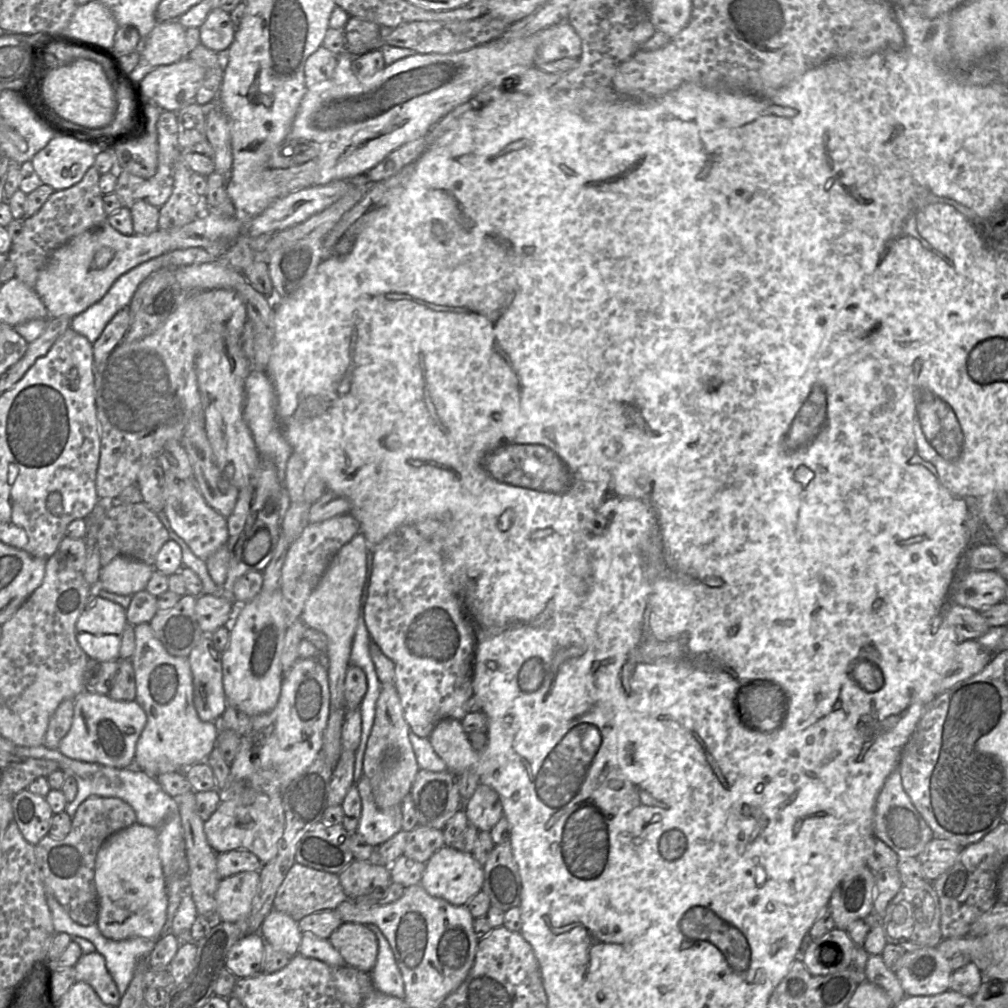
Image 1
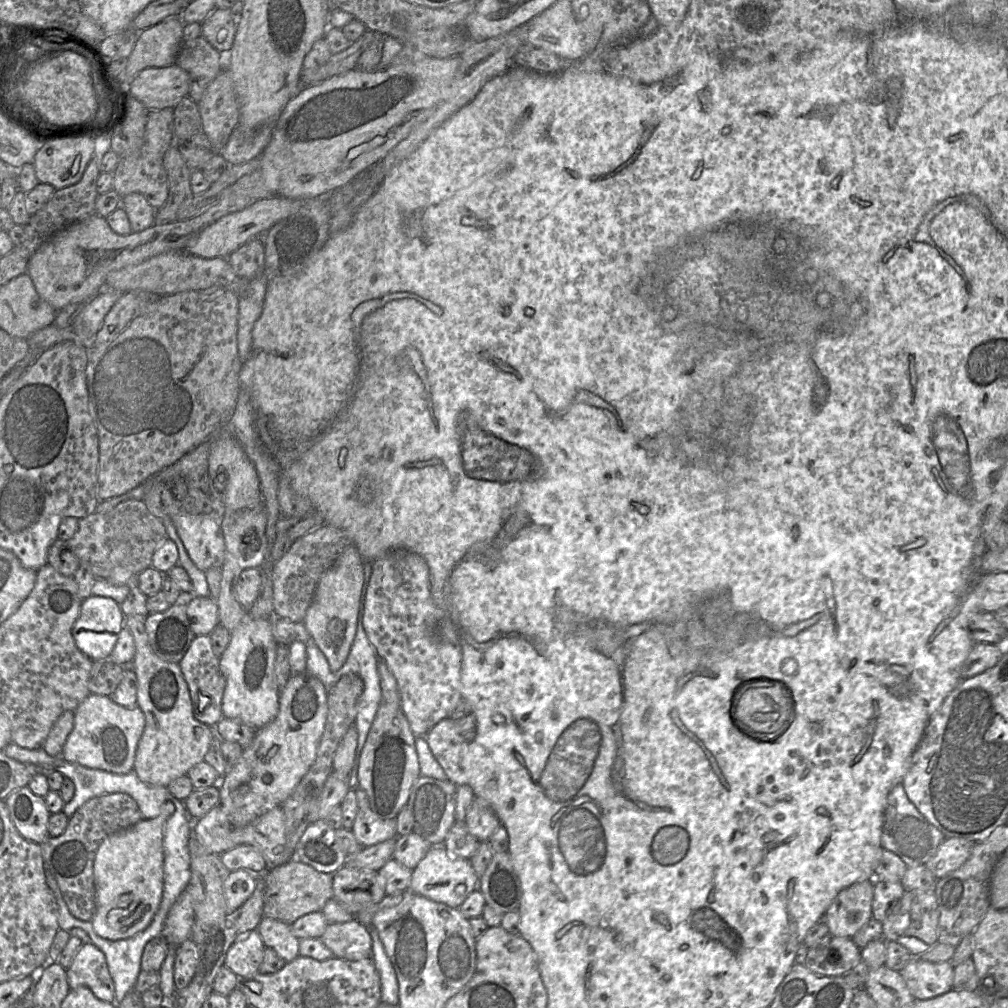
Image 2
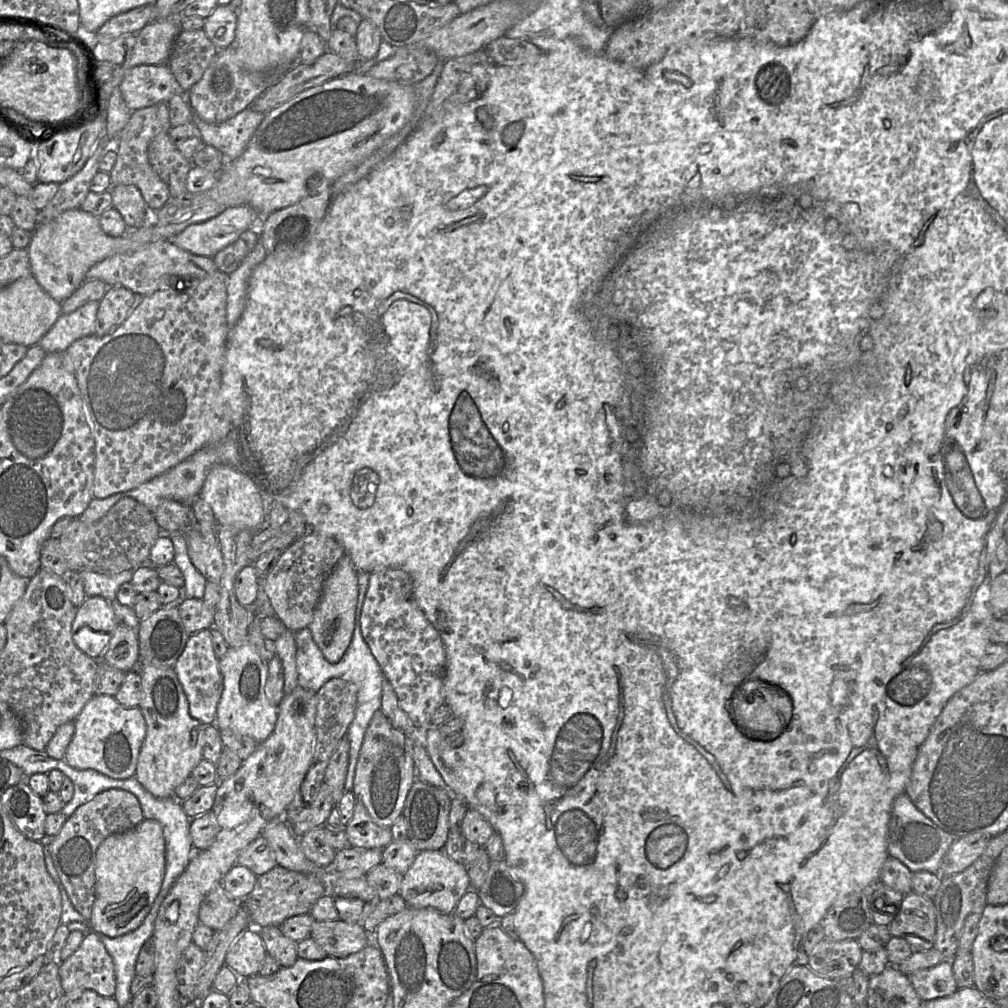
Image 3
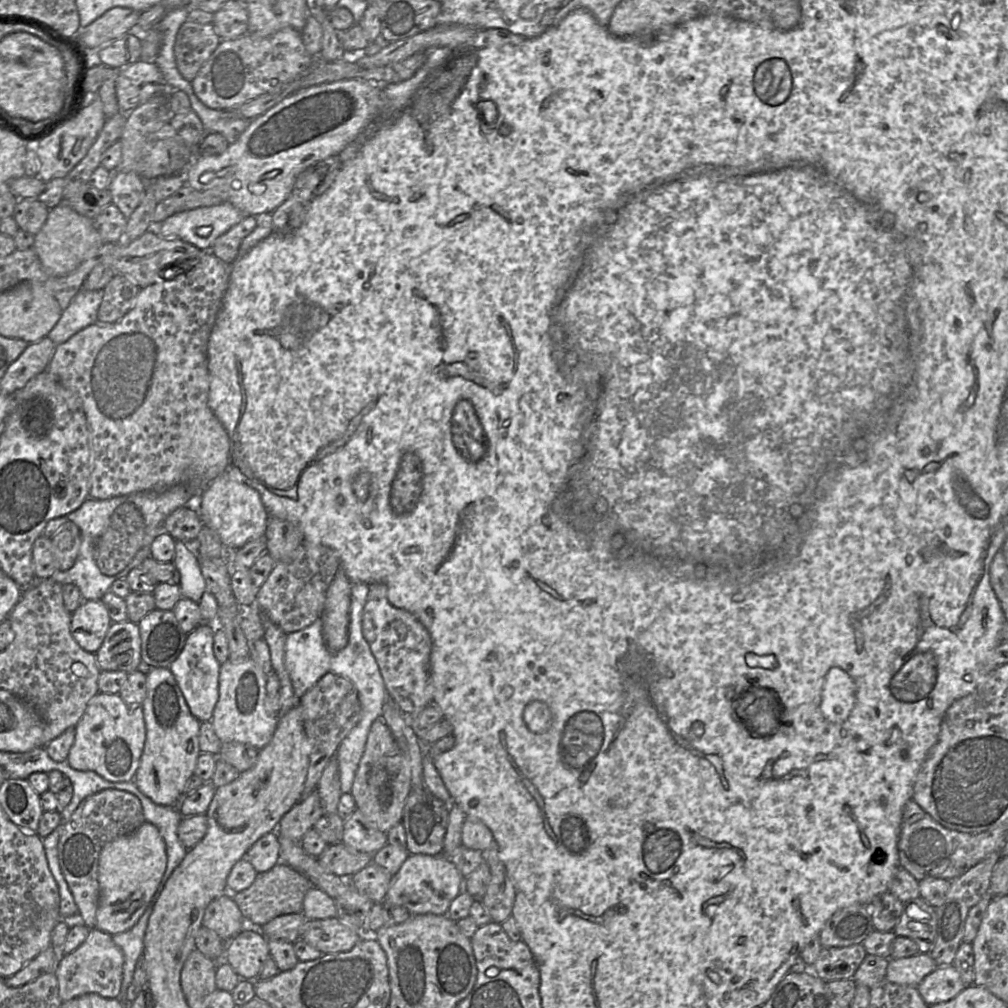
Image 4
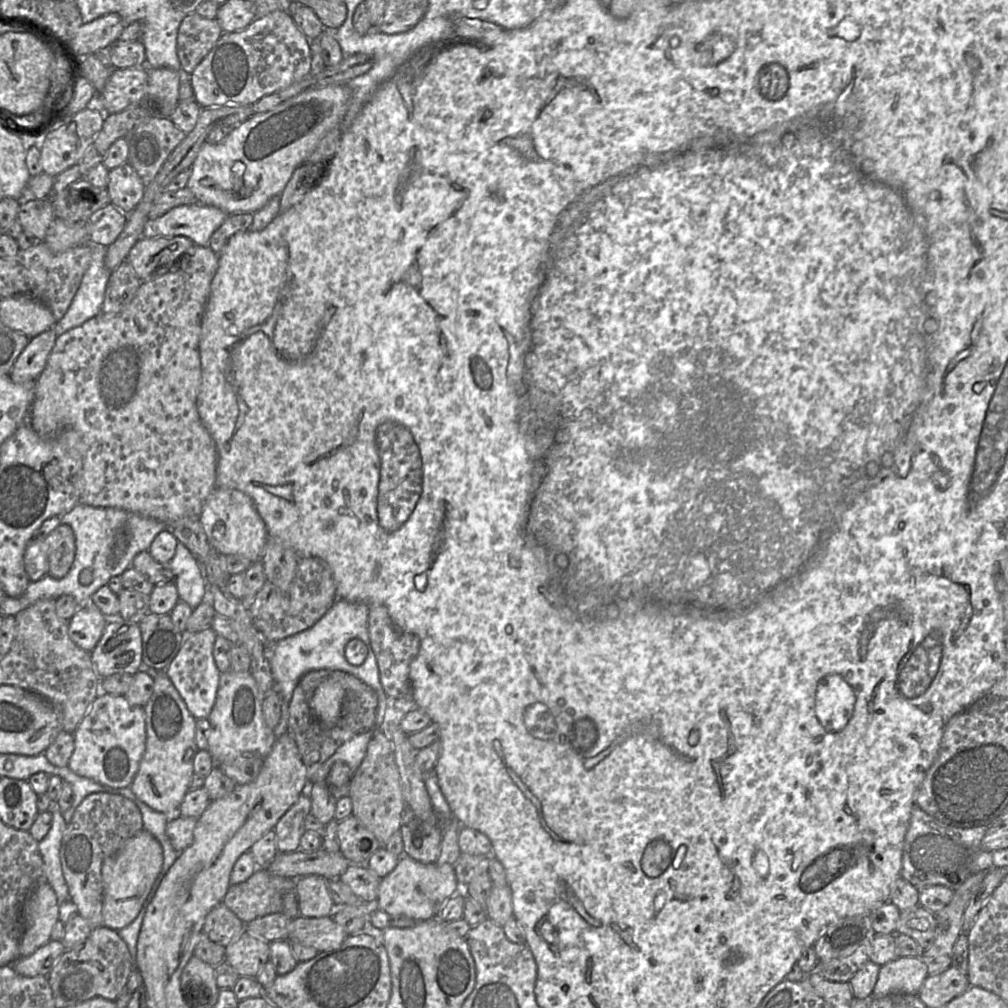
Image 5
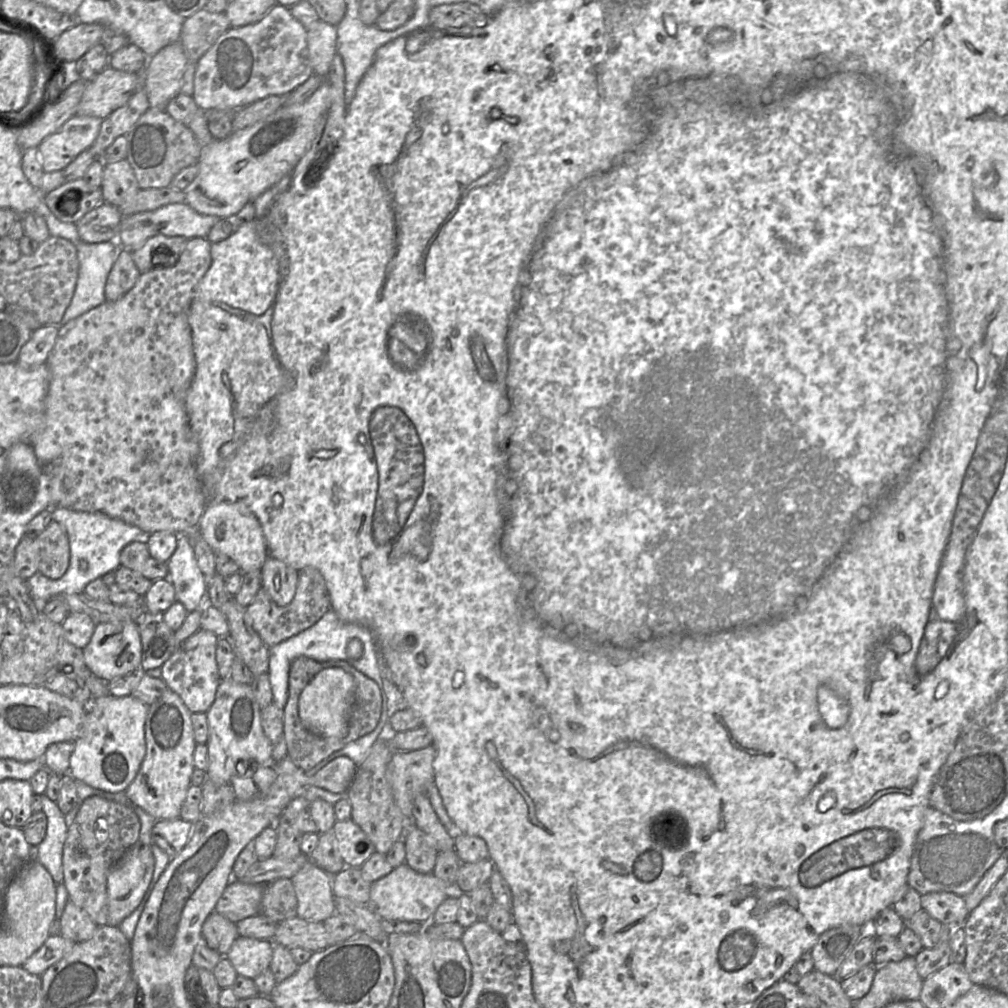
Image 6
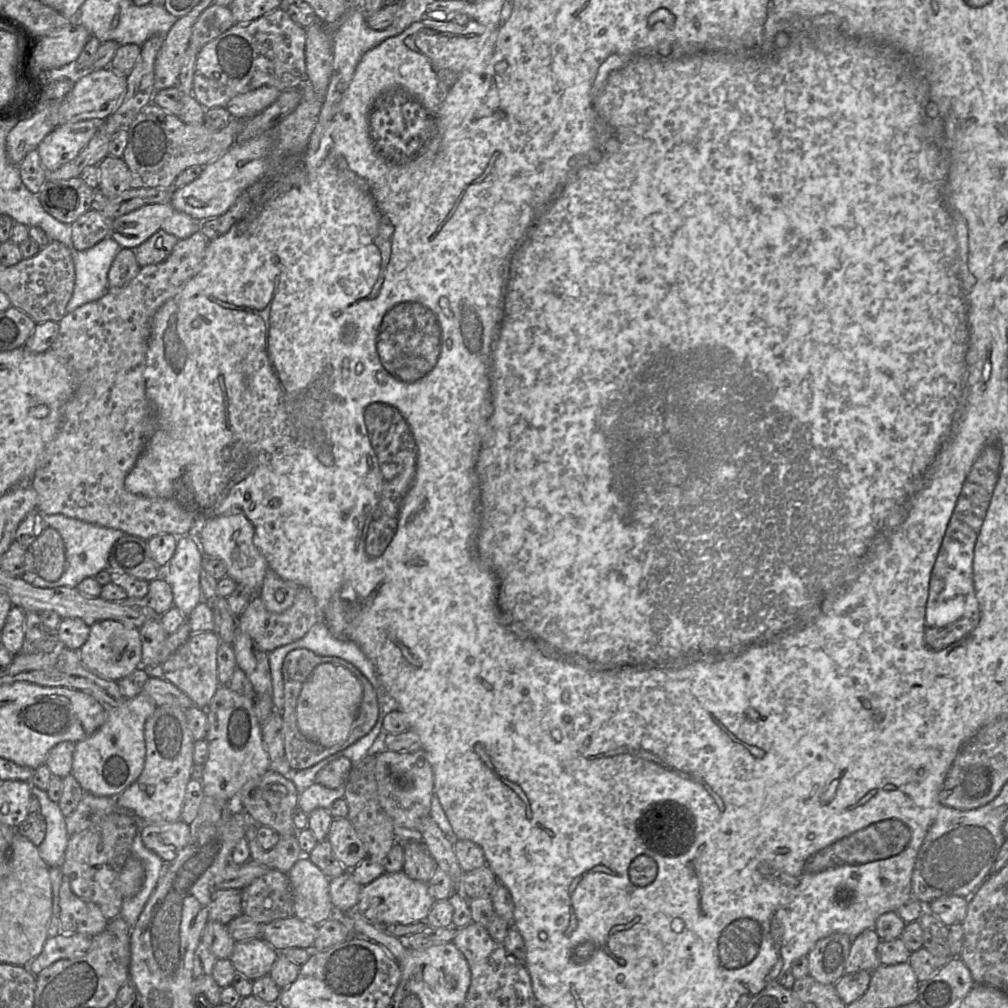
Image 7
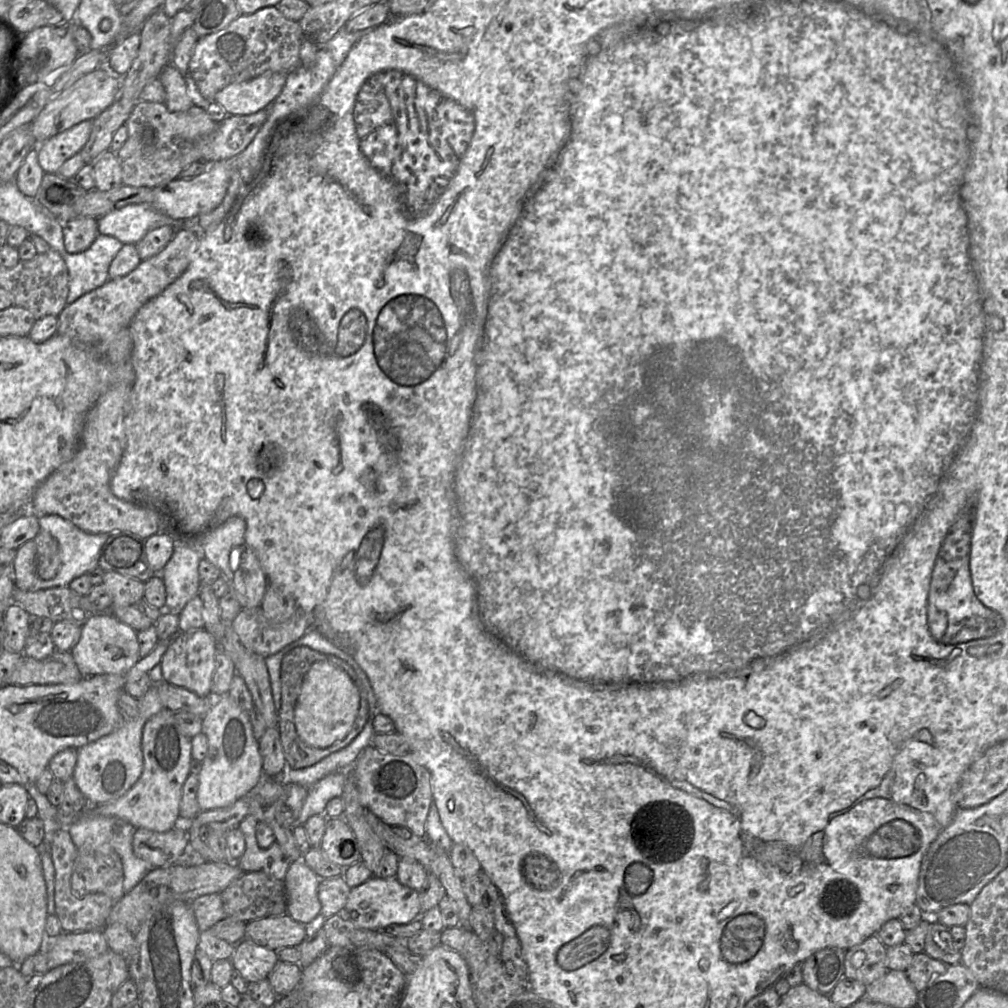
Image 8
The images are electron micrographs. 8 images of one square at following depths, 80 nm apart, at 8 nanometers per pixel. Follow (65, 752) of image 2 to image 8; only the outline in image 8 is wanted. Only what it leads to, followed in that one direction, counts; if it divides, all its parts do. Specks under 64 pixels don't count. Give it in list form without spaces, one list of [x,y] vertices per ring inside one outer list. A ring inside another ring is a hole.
[[[156,685],[138,700],[139,715],[132,720],[123,720],[110,734],[77,749],[77,762],[73,779],[89,805],[100,805],[124,795],[139,779],[143,771],[141,748],[142,731],[149,718],[164,707]]]

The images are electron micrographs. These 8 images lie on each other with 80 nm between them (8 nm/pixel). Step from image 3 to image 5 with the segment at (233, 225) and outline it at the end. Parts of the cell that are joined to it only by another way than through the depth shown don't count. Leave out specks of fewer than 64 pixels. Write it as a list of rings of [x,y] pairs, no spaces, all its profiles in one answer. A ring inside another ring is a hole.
[[[181,205],[172,208],[156,219],[149,219],[145,223],[142,237],[184,236],[195,245],[208,246],[211,235],[228,216],[221,209],[212,206]]]

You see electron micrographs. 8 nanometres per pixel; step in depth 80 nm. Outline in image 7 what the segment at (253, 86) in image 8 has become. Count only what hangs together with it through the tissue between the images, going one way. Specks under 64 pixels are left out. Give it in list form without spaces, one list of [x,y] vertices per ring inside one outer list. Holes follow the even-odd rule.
[[[262,86],[236,95],[228,102],[226,109],[232,118],[246,120],[271,105],[280,94],[281,91],[275,87]]]

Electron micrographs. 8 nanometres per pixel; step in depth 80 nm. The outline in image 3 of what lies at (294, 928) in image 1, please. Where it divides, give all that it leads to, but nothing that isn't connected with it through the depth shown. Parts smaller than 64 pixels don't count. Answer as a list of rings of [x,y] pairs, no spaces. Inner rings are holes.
[[[279,926],[257,928],[264,942],[267,954],[279,962],[281,967],[292,966],[298,959],[297,943],[286,937]]]

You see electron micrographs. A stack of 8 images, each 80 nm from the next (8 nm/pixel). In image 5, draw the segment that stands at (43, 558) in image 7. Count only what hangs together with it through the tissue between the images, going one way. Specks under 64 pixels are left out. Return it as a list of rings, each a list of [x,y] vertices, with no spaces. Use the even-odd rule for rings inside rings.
[[[61,523],[47,535],[44,542],[47,545],[48,575],[60,579],[67,574],[74,561],[74,532],[71,526]]]

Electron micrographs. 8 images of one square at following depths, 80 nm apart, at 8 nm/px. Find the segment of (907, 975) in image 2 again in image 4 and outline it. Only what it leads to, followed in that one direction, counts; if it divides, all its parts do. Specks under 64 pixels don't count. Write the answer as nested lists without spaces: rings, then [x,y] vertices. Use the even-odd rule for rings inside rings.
[[[952,964],[937,967],[916,986],[929,1006],[953,999],[965,987],[959,972]]]

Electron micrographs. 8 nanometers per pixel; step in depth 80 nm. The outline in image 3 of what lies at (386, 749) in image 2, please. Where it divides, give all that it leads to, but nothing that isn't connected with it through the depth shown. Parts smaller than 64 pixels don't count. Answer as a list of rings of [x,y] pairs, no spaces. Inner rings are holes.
[[[380,710],[376,711],[366,730],[360,750],[352,792],[363,803],[372,820],[390,828],[402,815],[406,798],[416,781],[412,741],[394,728]]]

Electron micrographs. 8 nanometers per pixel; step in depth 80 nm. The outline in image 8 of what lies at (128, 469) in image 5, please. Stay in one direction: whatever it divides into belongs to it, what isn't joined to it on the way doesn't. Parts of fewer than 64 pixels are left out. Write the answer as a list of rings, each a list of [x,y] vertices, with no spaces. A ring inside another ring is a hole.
[[[186,226],[178,228],[172,240],[160,253],[141,260],[139,265],[126,276],[108,279],[102,286],[82,295],[73,303],[67,304],[58,315],[57,334],[68,336],[81,344],[90,346],[96,351],[102,360],[104,360],[108,370],[108,383],[110,387],[88,411],[79,445],[73,457],[59,466],[35,489],[30,511],[37,517],[56,514],[91,534],[110,534],[114,531],[128,531],[142,539],[147,539],[159,533],[170,533],[166,531],[172,528],[173,522],[168,516],[151,506],[124,501],[116,497],[111,490],[110,481],[126,447],[125,418],[131,389],[135,380],[132,364],[133,340],[129,325],[142,306],[163,292],[184,273],[193,256],[195,244],[199,236],[200,231],[197,229]]]

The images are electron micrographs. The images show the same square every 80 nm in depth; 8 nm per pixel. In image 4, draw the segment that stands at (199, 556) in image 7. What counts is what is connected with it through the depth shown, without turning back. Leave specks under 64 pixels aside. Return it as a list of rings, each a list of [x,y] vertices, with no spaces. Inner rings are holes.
[[[180,540],[175,542],[175,555],[172,563],[180,574],[178,586],[182,598],[199,603],[203,593],[207,591],[206,582],[201,573],[198,560]]]

